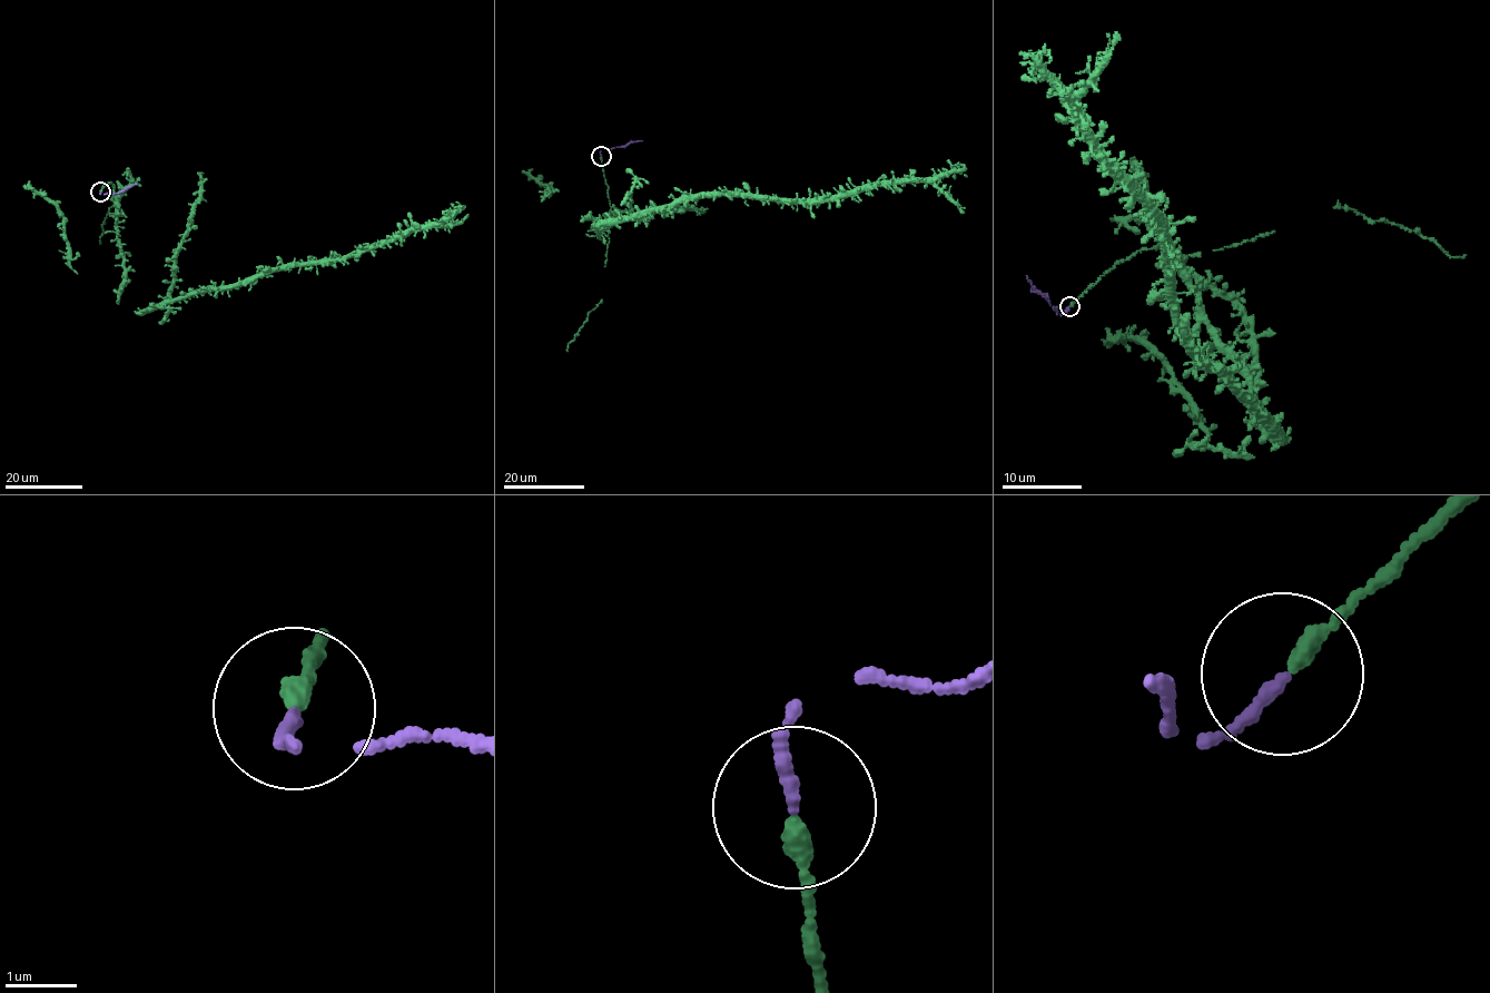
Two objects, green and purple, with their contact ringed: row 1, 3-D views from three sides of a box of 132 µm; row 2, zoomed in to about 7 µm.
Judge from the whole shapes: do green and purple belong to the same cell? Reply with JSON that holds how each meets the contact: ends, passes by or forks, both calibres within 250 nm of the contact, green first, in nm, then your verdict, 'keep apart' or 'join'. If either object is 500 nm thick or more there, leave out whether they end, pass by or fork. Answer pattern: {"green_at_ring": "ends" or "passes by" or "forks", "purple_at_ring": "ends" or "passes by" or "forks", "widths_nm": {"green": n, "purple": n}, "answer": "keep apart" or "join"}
{"green_at_ring": "ends", "purple_at_ring": "ends", "widths_nm": {"green": 240, "purple": 170}, "answer": "join"}

